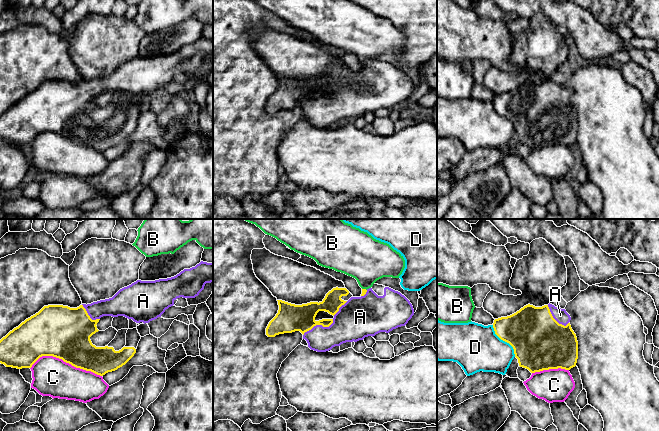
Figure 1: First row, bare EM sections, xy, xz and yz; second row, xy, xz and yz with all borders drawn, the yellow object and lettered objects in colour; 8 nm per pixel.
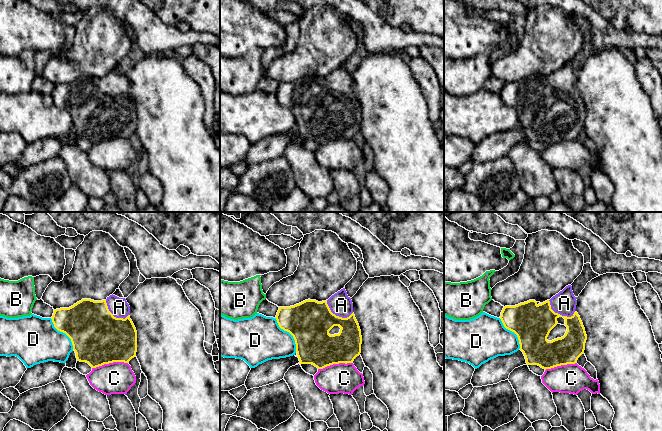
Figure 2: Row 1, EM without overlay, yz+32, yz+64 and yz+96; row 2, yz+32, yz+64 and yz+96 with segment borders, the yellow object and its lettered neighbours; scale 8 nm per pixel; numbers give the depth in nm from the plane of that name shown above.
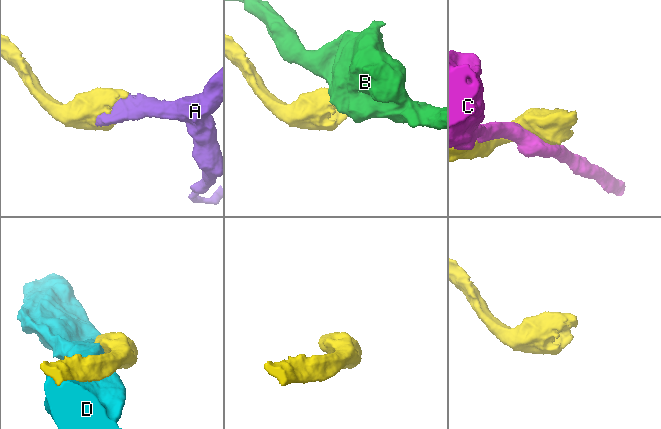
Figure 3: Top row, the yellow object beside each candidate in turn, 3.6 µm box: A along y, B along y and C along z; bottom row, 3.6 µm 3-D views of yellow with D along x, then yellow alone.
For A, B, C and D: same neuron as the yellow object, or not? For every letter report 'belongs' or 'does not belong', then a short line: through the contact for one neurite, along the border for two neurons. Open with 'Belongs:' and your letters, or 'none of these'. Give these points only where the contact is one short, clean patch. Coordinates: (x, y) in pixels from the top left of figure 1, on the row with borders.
Belongs: A
A: belongs
B: does not belong
C: does not belong
D: does not belong

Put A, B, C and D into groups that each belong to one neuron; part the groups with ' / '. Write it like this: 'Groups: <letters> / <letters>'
Groups: A / B / C / D

